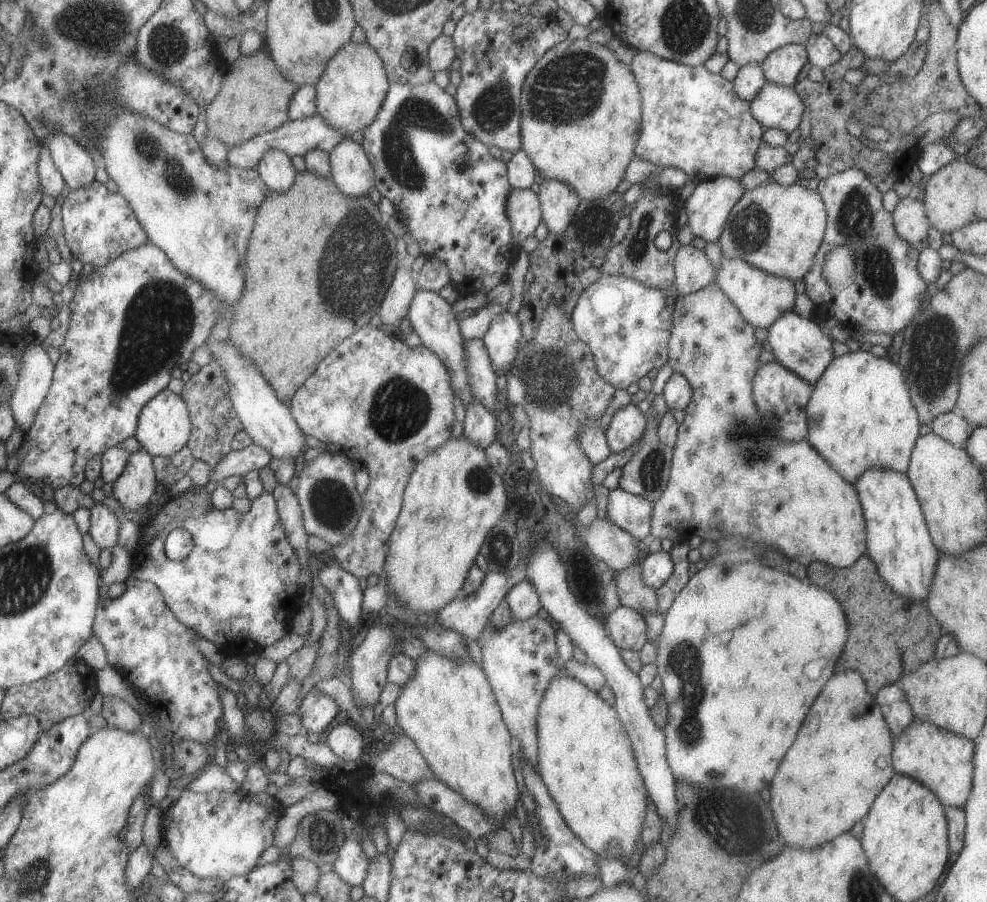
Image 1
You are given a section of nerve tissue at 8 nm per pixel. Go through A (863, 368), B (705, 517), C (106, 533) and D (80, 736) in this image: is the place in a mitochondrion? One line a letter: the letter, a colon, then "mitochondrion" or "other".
A: other
B: other
C: other
D: other

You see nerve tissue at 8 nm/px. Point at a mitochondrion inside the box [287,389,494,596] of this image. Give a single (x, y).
(334, 506)

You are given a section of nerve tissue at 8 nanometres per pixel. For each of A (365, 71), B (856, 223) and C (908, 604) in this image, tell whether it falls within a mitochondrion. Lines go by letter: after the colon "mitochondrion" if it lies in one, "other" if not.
A: other
B: mitochondrion
C: other

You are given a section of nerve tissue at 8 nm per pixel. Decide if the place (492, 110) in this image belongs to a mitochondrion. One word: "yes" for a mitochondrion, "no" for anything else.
yes

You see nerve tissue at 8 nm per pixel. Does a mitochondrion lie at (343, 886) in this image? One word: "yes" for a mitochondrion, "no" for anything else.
no

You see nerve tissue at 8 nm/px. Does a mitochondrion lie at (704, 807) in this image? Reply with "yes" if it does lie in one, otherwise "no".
yes

